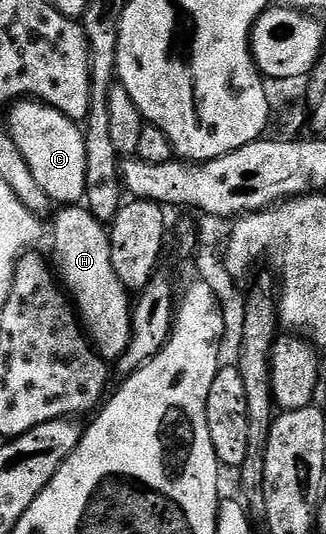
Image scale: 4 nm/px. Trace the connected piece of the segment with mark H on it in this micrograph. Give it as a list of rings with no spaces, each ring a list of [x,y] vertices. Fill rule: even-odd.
[[[81,204],[67,205],[57,210],[54,217],[54,257],[52,268],[60,282],[61,288],[68,294],[82,326],[82,331],[99,357],[107,363],[117,362],[126,352],[132,331],[132,294],[116,279],[116,271],[112,271],[112,251],[110,250],[110,234],[107,226],[97,221],[90,210]]]

